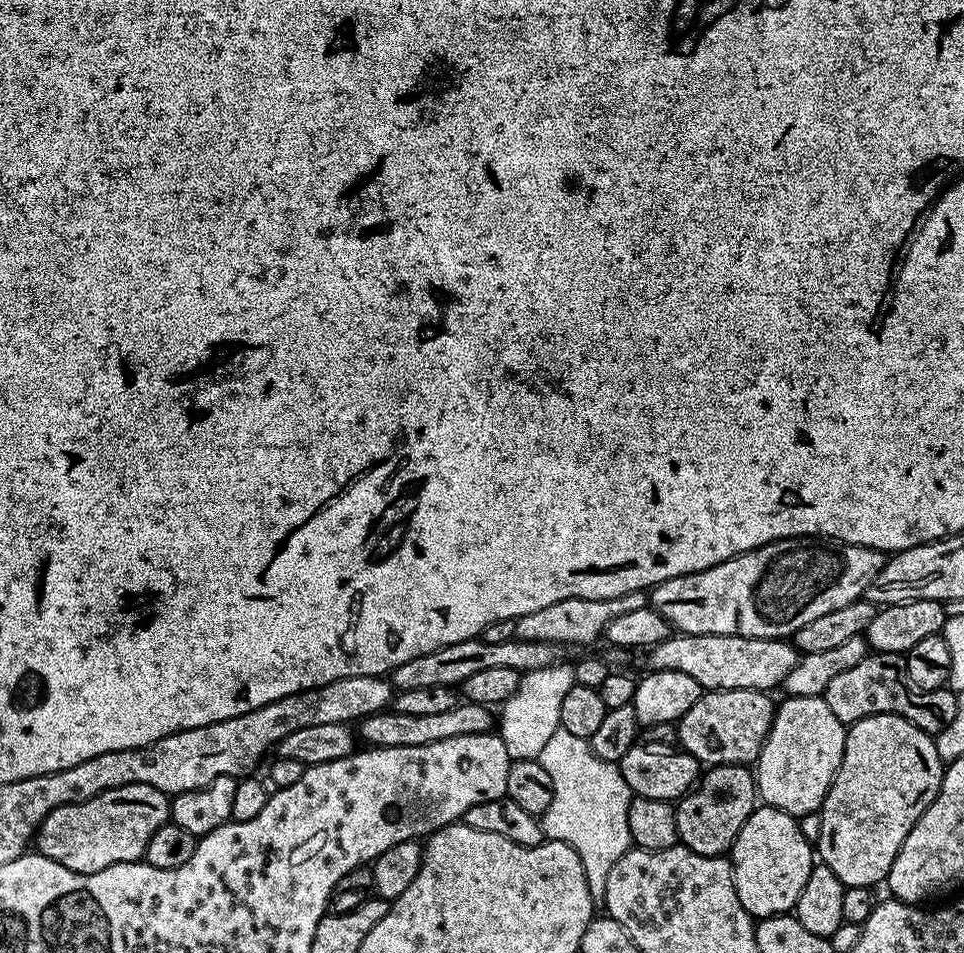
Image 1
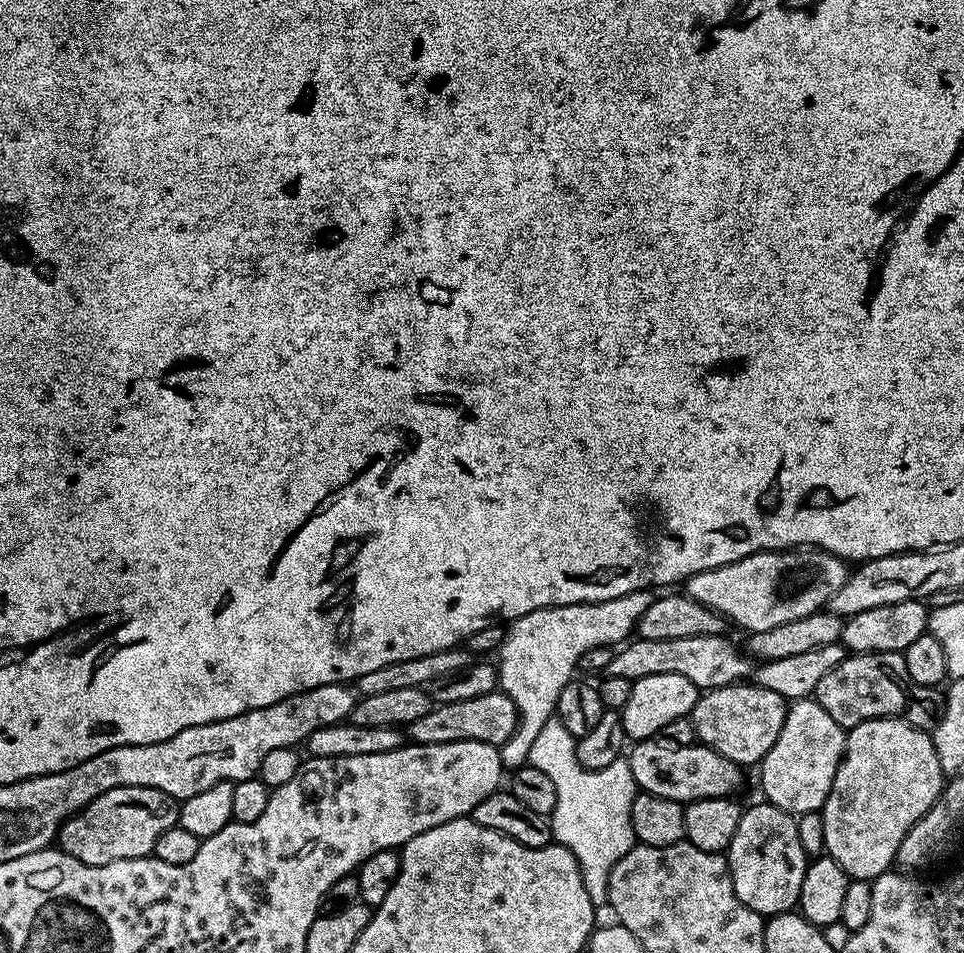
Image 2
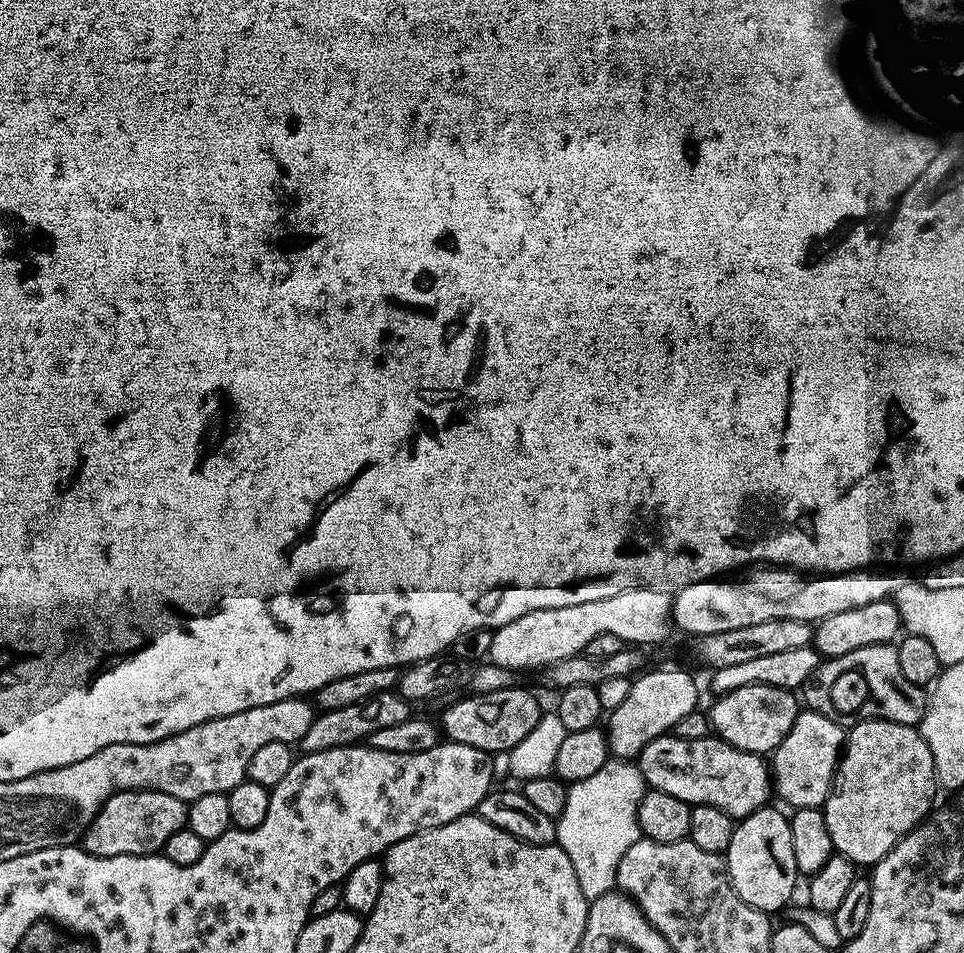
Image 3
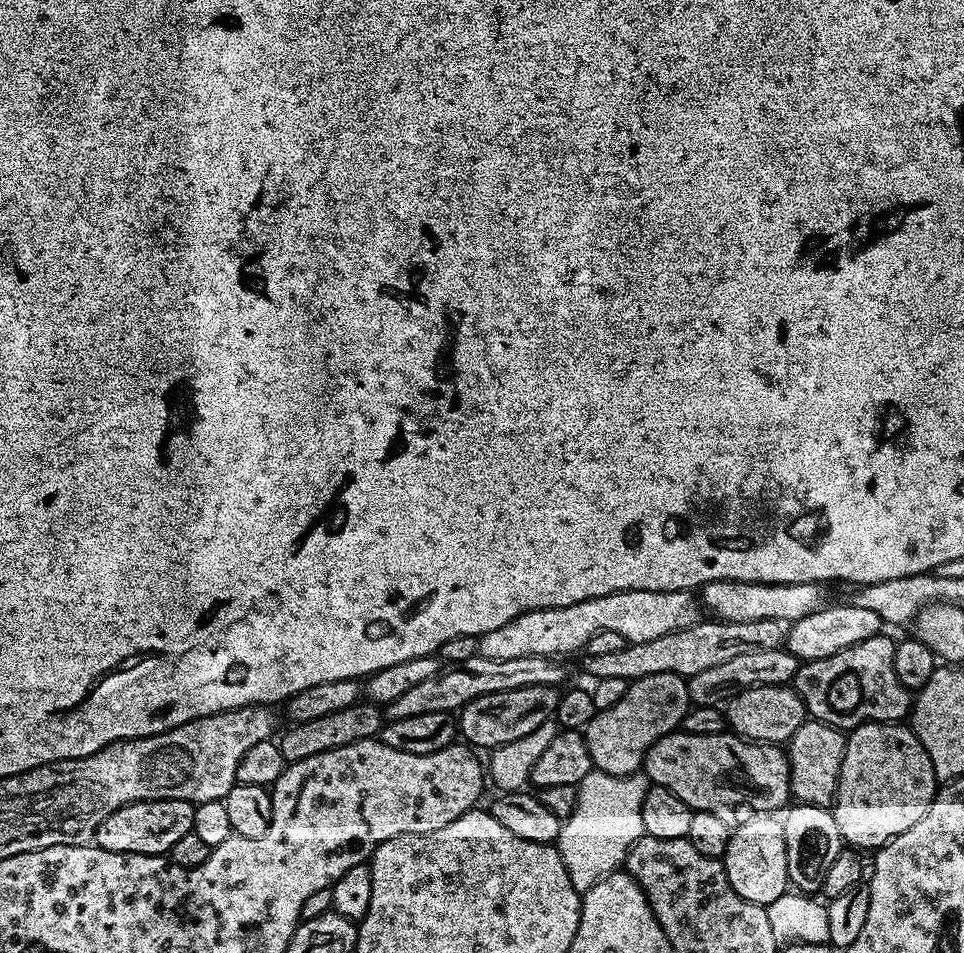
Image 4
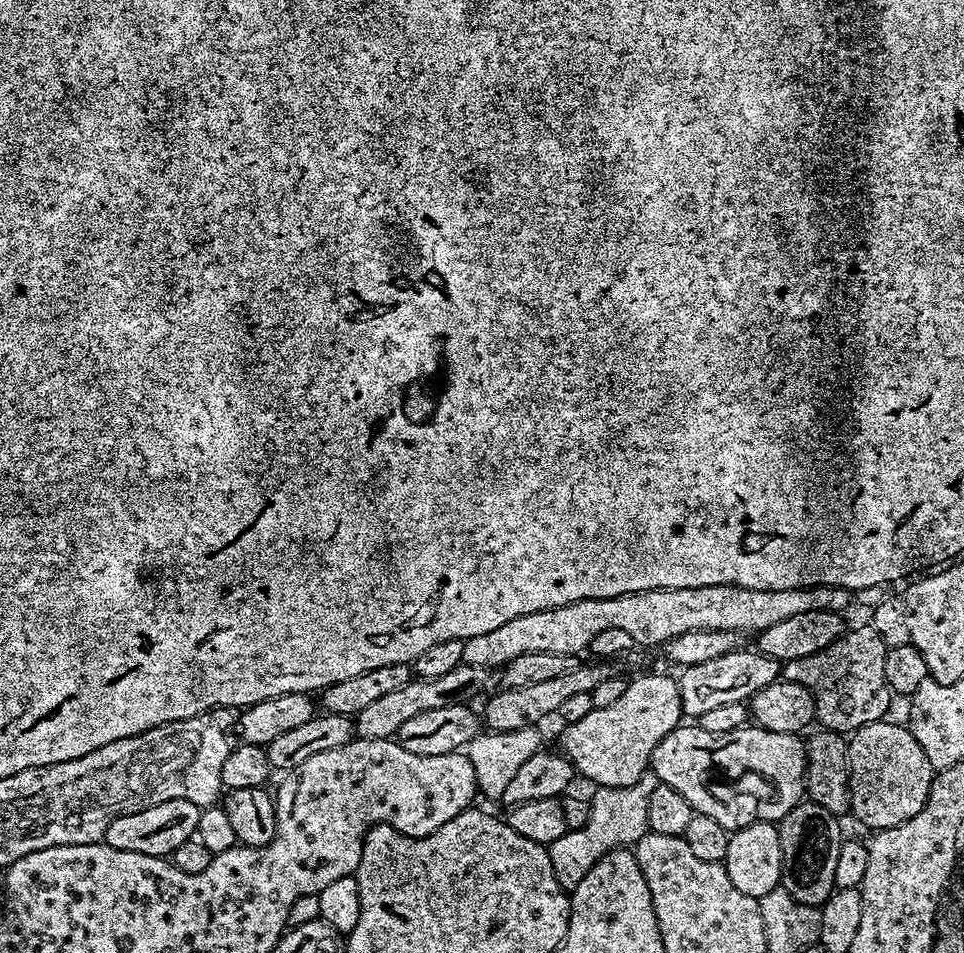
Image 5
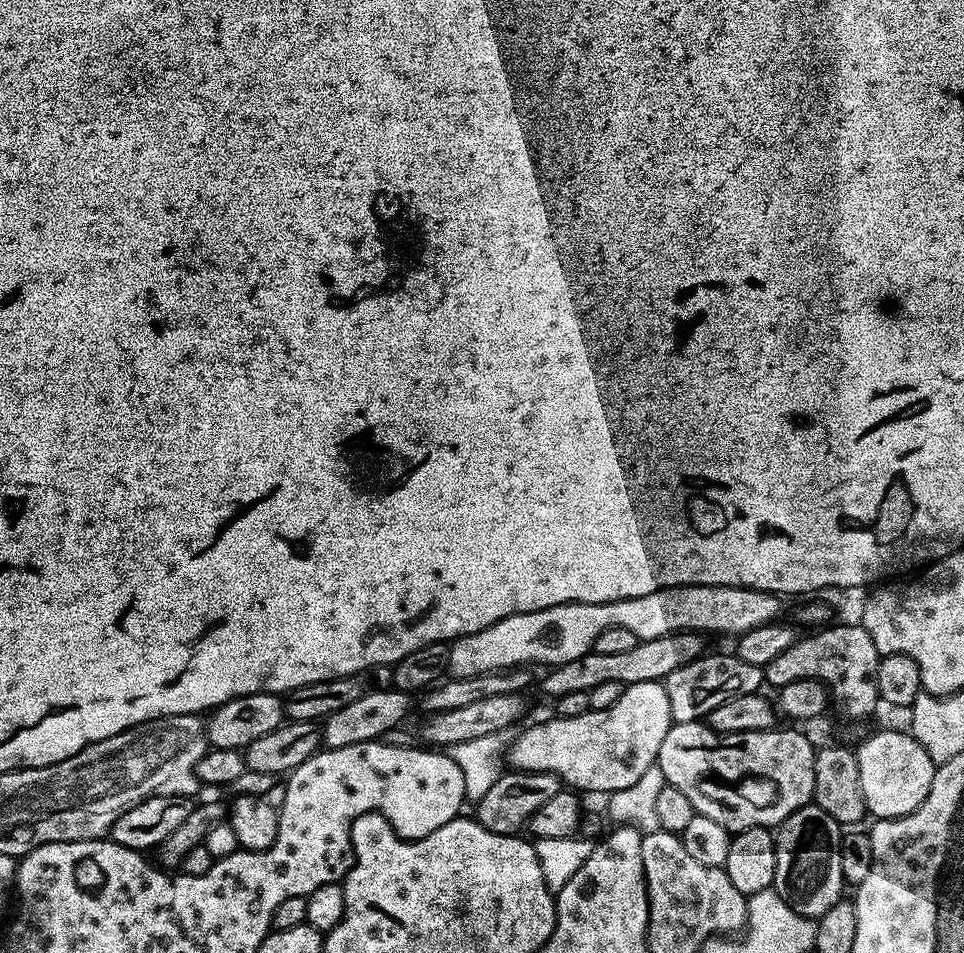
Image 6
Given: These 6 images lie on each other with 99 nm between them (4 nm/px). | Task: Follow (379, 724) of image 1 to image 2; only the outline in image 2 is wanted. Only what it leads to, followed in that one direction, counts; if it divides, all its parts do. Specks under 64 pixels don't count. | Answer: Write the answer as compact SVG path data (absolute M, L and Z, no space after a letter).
M502 691L482 694L482 698L466 698L466 702L436 704L418 722L407 725L406 736L414 744L445 744L455 740L473 740L497 746L504 744L514 734L518 710L514 702Z

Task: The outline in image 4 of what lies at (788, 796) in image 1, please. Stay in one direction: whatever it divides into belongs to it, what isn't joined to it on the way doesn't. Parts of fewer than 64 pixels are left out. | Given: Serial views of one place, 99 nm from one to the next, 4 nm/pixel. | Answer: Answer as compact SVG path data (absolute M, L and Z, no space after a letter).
M808 718L802 726L798 726L792 739L787 741L786 753L790 766L791 795L799 803L828 806L835 801L845 743L846 736L841 729L823 724L821 720Z

